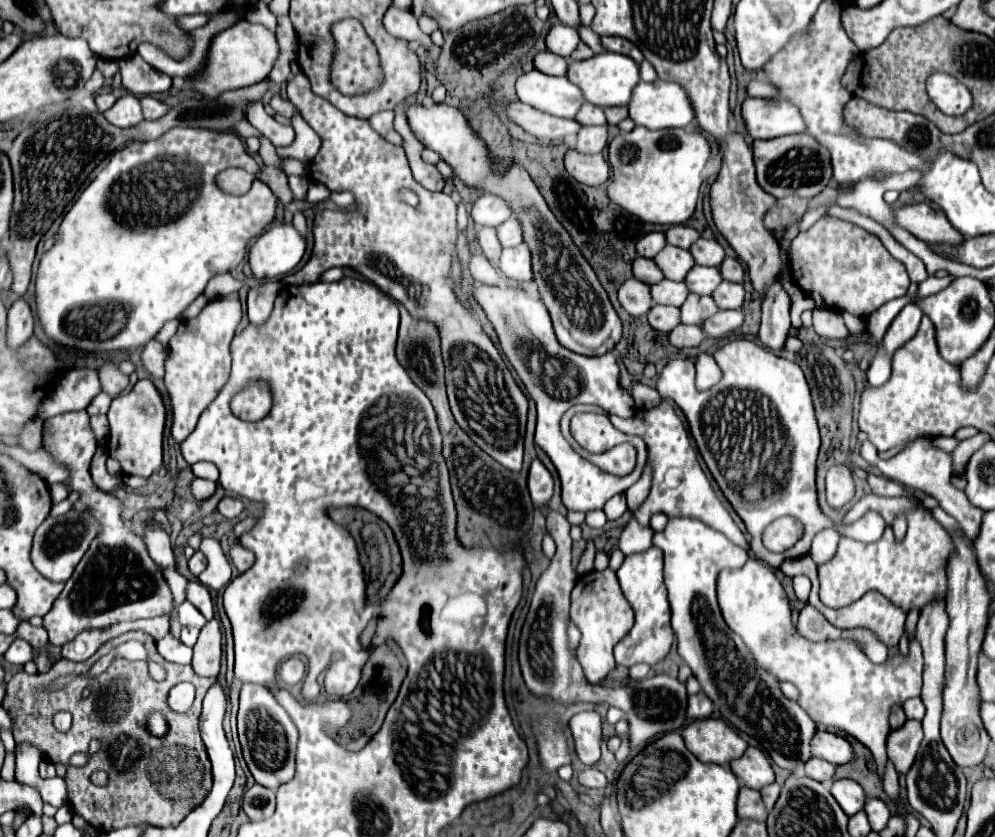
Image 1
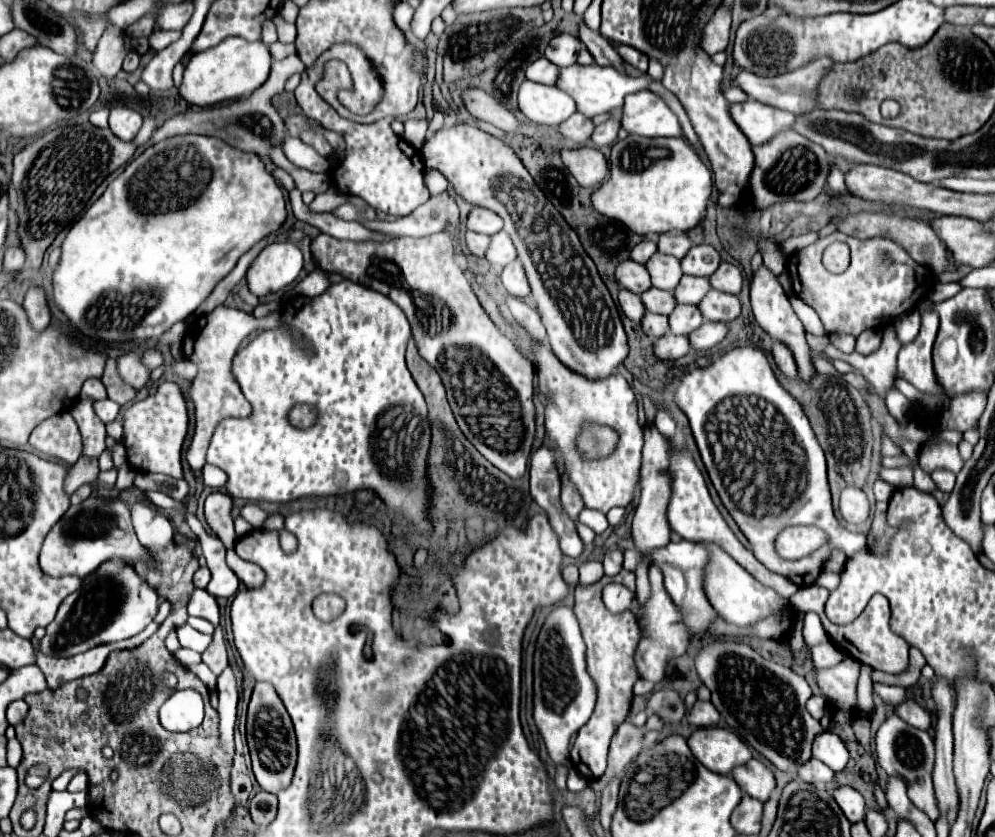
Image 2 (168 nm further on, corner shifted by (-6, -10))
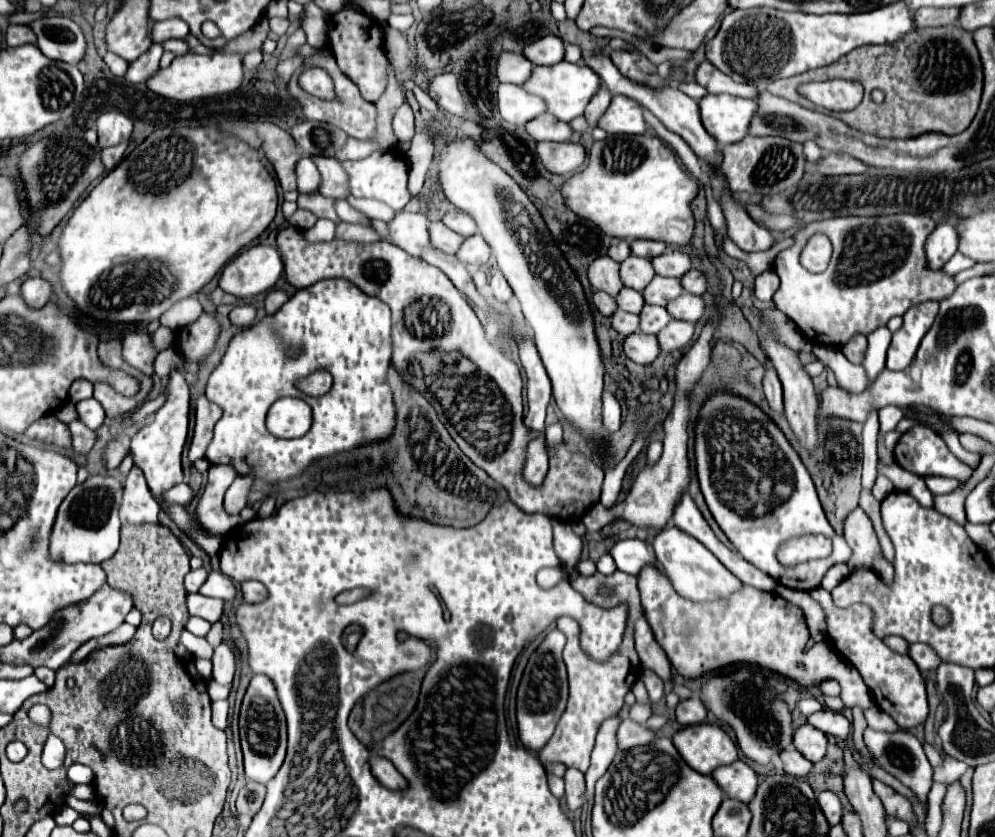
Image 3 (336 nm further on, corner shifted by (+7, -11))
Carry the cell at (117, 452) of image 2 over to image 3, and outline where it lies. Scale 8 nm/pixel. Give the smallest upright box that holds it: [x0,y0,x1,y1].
[75,398,105,432]

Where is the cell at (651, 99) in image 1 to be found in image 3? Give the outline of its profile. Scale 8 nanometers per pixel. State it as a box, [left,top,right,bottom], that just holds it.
[599,96,649,134]

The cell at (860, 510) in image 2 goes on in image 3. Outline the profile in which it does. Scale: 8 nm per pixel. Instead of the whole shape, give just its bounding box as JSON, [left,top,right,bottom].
[843,508,879,570]

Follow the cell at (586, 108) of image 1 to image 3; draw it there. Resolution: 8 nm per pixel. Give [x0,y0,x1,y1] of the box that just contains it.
[527,114,571,142]

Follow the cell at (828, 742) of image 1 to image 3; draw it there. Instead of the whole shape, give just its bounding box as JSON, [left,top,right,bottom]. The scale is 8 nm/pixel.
[793,724,827,764]

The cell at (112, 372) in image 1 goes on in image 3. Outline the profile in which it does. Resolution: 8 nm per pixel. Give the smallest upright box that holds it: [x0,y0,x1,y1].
[123,334,157,376]

